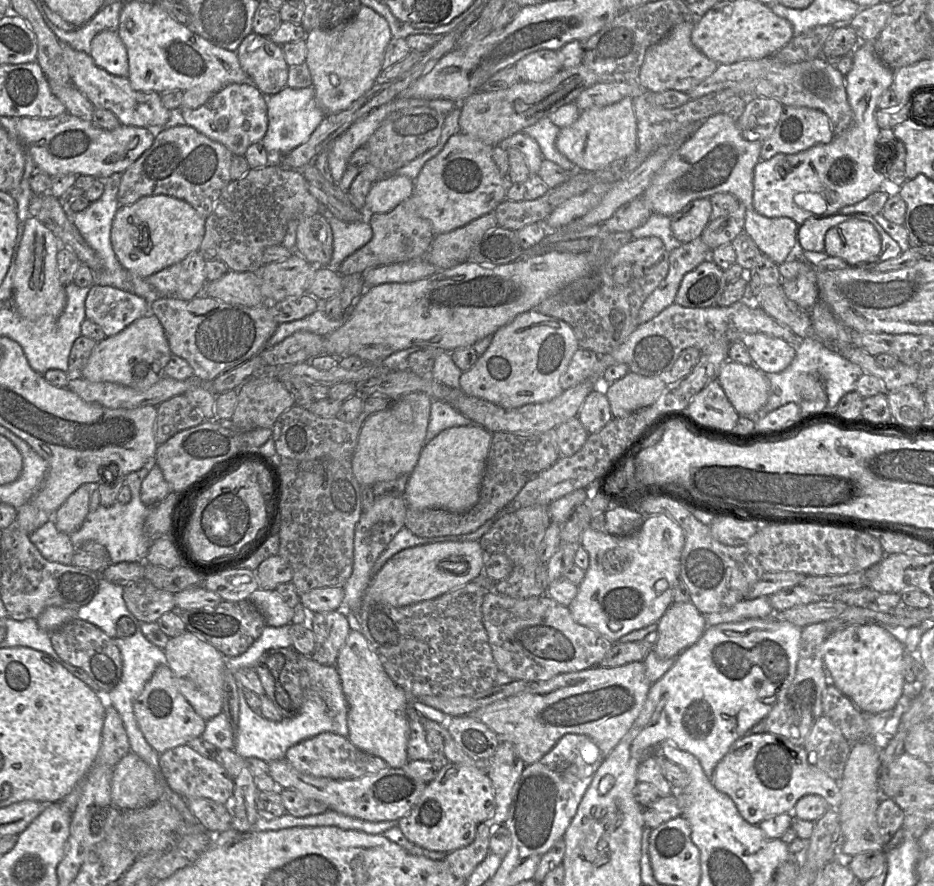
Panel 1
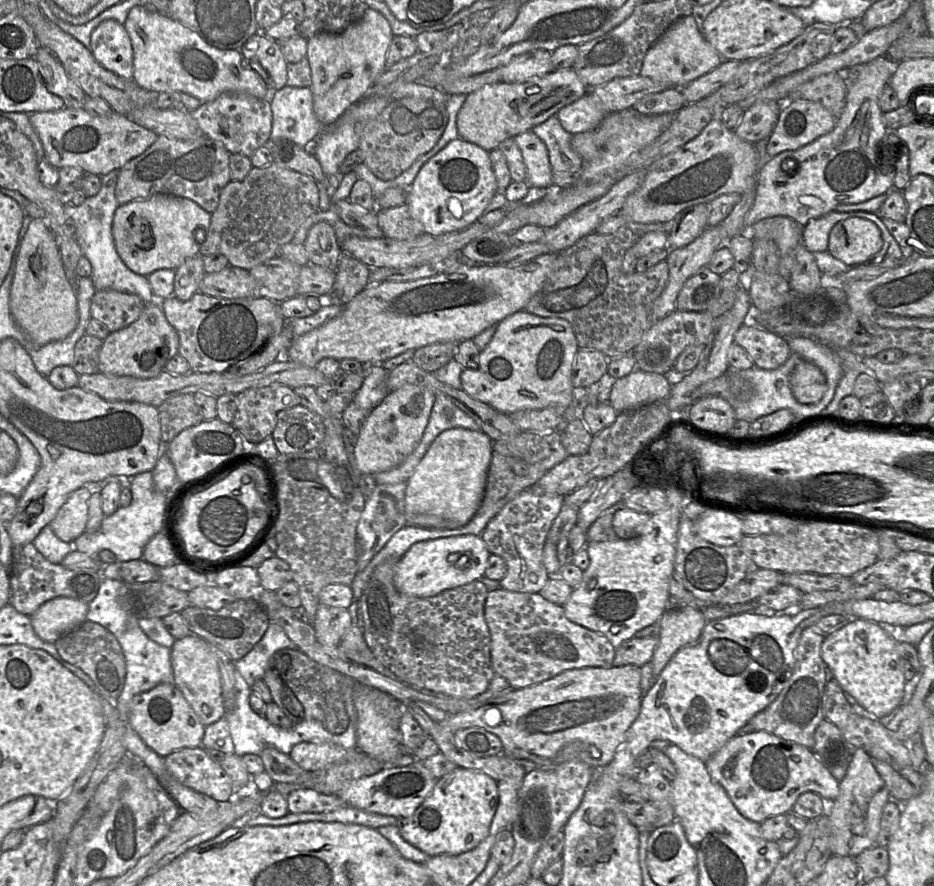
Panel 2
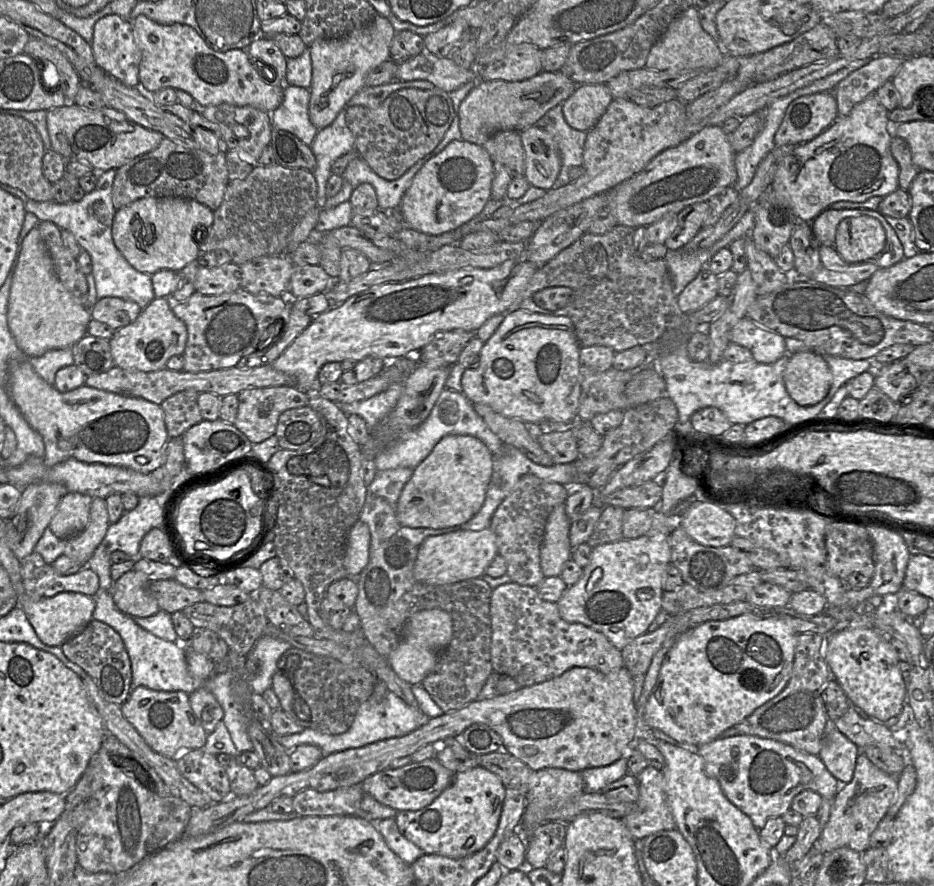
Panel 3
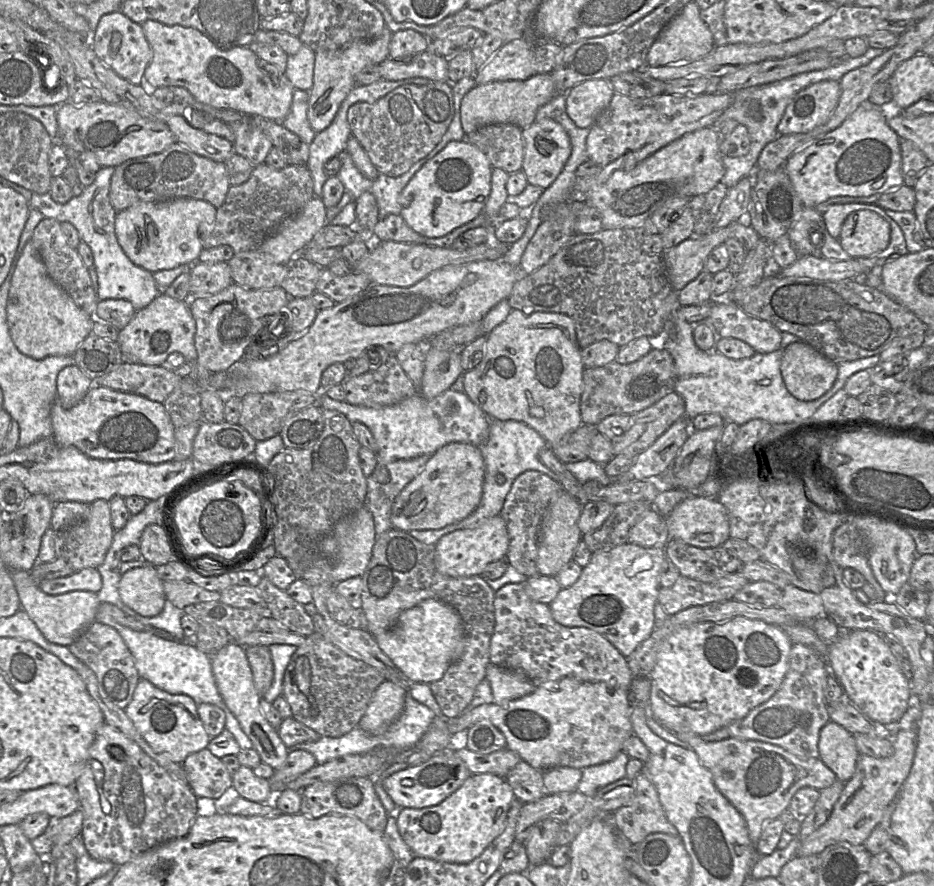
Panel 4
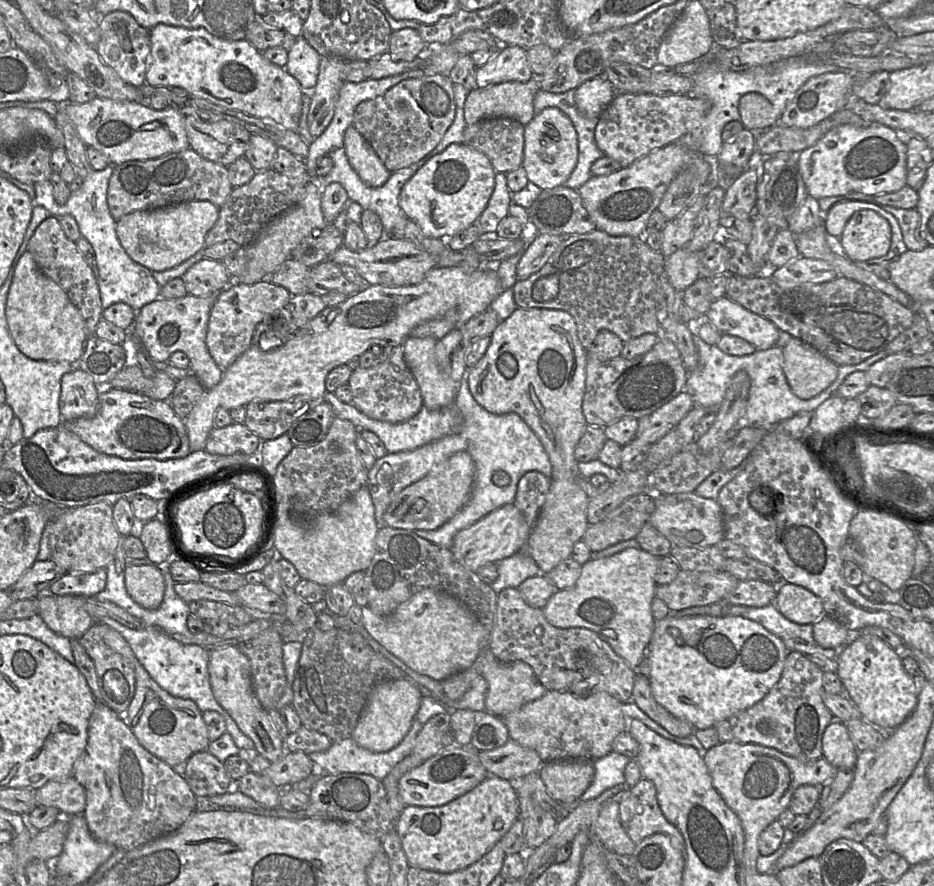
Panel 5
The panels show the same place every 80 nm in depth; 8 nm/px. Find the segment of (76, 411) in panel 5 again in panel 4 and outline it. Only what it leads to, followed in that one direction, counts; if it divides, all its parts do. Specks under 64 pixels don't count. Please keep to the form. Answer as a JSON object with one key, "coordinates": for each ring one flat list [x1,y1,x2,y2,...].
{"coordinates":[[77,365,63,368,57,376,57,401,69,409,92,388,92,380]]}

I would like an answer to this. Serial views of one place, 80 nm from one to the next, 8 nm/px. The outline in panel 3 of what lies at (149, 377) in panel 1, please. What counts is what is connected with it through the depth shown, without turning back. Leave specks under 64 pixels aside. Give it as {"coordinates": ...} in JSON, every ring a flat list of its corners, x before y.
{"coordinates":[[155,297,135,321,116,330,109,339,114,366,127,370,153,372,166,368,169,358,182,355,187,342,187,327,172,311,171,297]]}

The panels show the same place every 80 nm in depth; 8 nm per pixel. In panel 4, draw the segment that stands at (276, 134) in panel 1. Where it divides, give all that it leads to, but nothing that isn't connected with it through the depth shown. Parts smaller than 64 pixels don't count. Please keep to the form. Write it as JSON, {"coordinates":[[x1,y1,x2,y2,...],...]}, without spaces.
{"coordinates":[[295,89,290,111,281,124,289,131,298,135,305,143,311,144,316,132,308,121,308,102,309,91]]}

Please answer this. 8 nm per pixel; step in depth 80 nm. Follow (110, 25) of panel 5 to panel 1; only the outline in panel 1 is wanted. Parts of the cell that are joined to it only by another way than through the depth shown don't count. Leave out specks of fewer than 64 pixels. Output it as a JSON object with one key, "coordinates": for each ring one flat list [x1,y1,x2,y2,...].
{"coordinates":[[116,31,98,33,91,41,90,55,95,64,108,73,119,77,128,76,127,50]]}

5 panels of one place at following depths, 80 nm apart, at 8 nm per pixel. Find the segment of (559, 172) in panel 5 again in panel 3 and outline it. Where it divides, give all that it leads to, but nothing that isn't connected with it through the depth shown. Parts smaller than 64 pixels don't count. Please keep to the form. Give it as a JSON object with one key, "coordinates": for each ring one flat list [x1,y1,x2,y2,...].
{"coordinates":[[533,125,520,132,525,152,525,174,530,185,546,191,553,185,561,169,558,147,553,137]]}

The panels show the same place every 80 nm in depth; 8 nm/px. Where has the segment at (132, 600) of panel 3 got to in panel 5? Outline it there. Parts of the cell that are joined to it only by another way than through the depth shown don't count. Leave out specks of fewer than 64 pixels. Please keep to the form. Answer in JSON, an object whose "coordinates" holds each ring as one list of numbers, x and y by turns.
{"coordinates":[[156,565,127,566,124,580,129,596,137,604,148,610,159,608,165,594,165,580]]}

